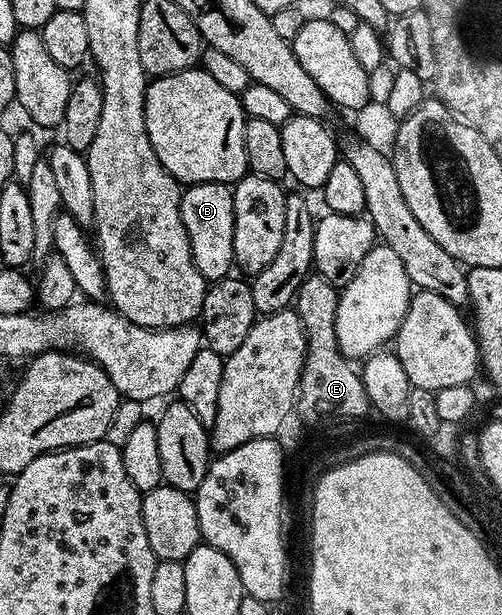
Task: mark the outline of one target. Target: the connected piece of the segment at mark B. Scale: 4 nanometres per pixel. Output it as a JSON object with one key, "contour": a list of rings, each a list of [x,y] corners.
{"contour":[[[190,184],[181,194],[181,217],[187,230],[193,261],[206,282],[226,279],[234,271],[235,214],[233,198],[235,192],[227,184]]]}

